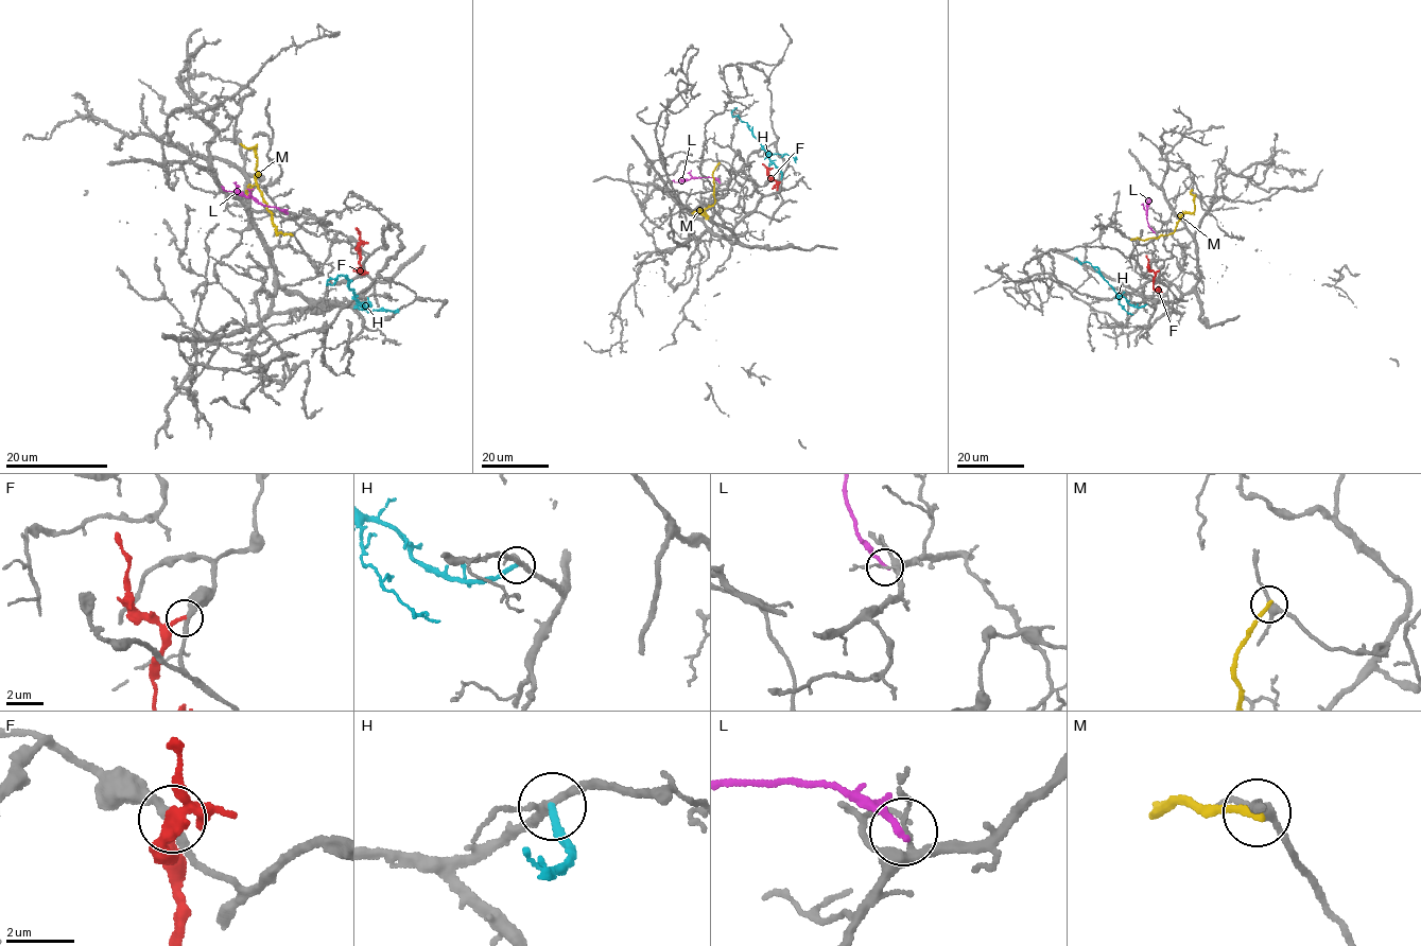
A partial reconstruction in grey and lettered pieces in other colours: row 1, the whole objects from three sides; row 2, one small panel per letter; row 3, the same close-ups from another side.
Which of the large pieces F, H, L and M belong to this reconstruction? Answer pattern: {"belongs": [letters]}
{"belongs": ["H"]}

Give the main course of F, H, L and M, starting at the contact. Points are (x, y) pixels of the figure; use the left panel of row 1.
F: (359, 244), (362, 272), (359, 274)
H: (367, 297), (370, 305), (365, 309), (354, 299), (346, 276), (340, 275), (332, 284), (326, 283), (338, 279)
L: (287, 213), (226, 191), (221, 186)
M: (291, 234), (277, 234), (257, 184), (256, 151), (240, 143)

